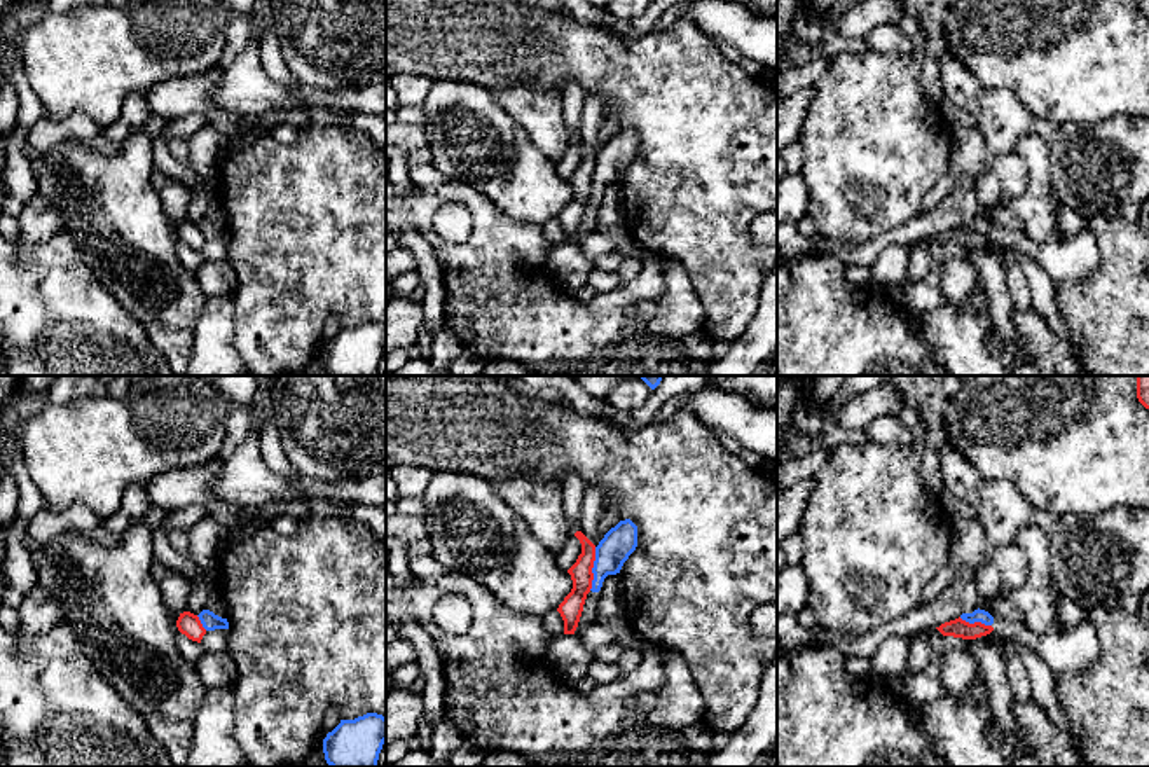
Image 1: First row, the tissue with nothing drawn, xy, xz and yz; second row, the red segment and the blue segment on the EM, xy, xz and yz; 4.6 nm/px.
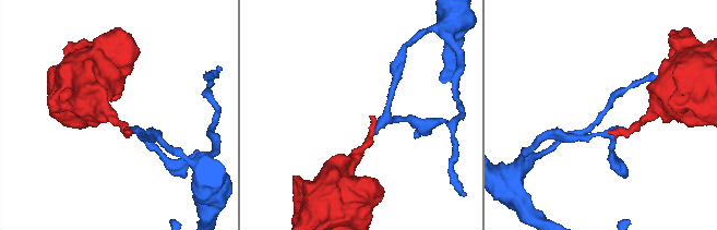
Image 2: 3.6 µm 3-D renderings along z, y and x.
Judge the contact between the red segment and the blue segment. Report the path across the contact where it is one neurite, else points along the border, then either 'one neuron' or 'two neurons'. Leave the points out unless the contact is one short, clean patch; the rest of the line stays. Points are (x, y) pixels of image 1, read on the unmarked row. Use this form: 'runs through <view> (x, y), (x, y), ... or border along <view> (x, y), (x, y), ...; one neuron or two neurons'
border along xz (596, 156), (592, 194), (589, 198); two neurons

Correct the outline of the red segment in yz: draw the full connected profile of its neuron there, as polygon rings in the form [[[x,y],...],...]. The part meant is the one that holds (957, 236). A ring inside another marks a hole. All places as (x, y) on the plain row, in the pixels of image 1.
[[[960,225],[936,236],[943,245],[953,245],[962,248],[976,248],[987,245],[994,239],[992,234],[985,234],[981,231],[969,232]]]

